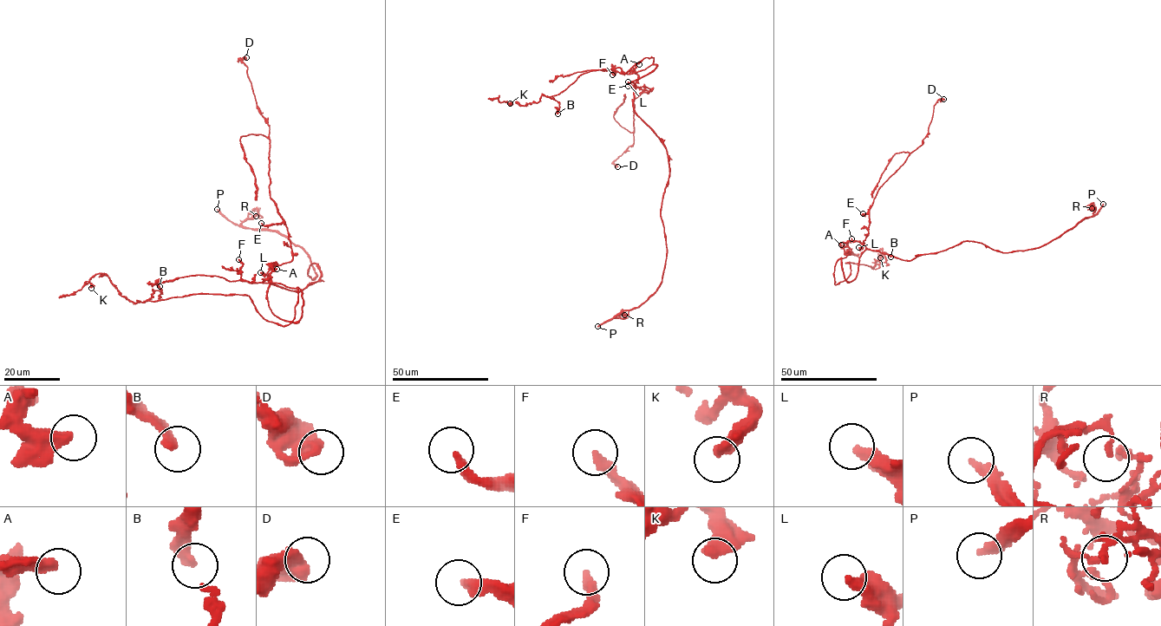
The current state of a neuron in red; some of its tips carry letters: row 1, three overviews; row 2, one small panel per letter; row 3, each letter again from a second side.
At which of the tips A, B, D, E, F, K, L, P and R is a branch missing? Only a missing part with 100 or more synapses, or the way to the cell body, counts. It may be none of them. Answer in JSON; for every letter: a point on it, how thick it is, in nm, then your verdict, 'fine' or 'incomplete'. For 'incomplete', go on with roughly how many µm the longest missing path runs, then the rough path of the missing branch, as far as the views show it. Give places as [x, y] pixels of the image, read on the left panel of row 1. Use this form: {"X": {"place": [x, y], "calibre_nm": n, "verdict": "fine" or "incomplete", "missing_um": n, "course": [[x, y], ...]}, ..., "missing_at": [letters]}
{"A": {"place": [277, 269], "calibre_nm": 380, "verdict": "fine"}, "B": {"place": [159, 286], "calibre_nm": 340, "verdict": "fine"}, "D": {"place": [246, 57], "calibre_nm": 600, "verdict": "fine"}, "E": {"place": [261, 223], "calibre_nm": 280, "verdict": "fine"}, "F": {"place": [238, 259], "calibre_nm": 280, "verdict": "fine"}, "K": {"place": [91, 288], "calibre_nm": 460, "verdict": "fine"}, "L": {"place": [260, 272], "calibre_nm": 360, "verdict": "fine"}, "P": {"place": [217, 209], "calibre_nm": 260, "verdict": "incomplete", "missing_um": 80, "course": [[217, 209], [206, 193], [204, 175], [227, 152], [229, 132], [211, 97], [206, 93], [204, 96], [190, 79]]}, "R": {"place": [256, 216], "calibre_nm": 120, "verdict": "fine"}, "missing_at": ["P"]}

